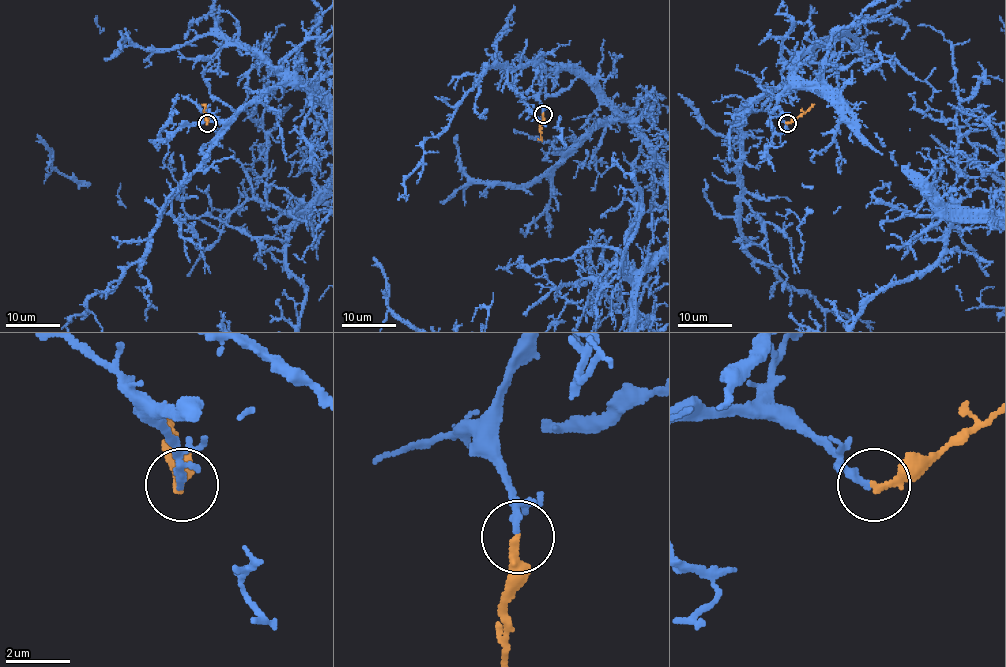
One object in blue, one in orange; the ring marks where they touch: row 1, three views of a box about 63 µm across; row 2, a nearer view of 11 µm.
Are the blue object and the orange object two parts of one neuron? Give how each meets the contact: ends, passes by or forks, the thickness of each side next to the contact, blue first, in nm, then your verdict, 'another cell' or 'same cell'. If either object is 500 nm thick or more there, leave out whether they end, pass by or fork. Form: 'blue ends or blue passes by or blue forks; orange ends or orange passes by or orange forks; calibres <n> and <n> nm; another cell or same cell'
blue ends; orange ends; calibres 200 and 240 nm; same cell

